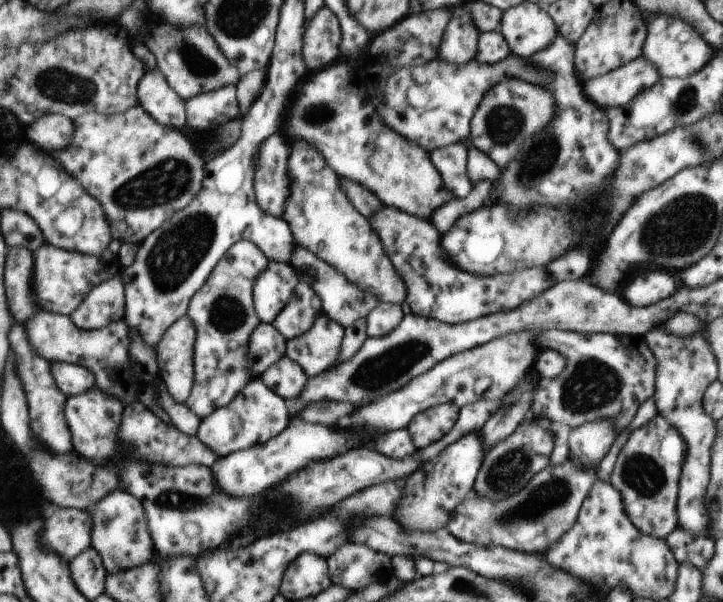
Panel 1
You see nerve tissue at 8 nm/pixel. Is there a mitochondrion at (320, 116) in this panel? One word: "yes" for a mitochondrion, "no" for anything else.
yes

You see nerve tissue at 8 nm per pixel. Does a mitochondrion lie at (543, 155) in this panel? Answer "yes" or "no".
yes

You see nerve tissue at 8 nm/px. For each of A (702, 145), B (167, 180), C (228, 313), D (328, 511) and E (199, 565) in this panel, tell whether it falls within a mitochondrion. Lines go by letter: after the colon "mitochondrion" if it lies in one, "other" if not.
A: mitochondrion
B: mitochondrion
C: mitochondrion
D: other
E: other

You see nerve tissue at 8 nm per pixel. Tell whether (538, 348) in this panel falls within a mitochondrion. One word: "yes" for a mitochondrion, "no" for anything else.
no

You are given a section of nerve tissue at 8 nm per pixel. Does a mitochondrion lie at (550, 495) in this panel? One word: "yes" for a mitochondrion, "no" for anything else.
yes

